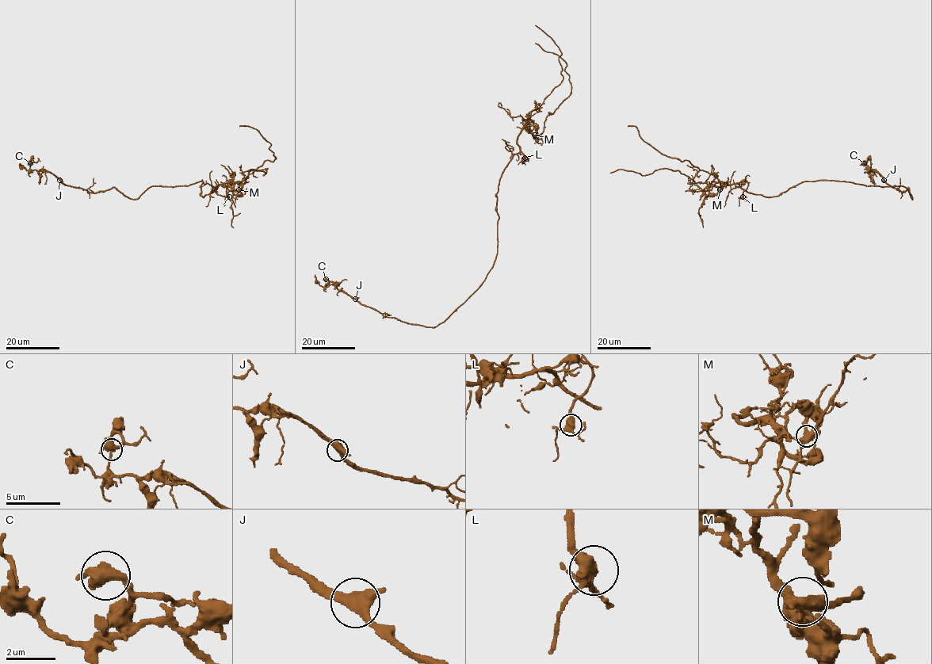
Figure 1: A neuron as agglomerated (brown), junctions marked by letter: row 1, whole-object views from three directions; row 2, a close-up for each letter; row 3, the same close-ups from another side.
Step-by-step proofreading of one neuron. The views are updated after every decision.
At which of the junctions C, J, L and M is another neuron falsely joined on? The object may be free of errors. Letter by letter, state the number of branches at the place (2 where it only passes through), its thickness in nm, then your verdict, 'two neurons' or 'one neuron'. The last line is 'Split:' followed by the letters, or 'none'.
C: branches 3; calibre 440 nm; one neuron
J: branches 3; calibre 440 nm; one neuron
L: branches 3; calibre 440 nm; one neuron
M: branches 3; calibre 440 nm; two neurons
Split: M

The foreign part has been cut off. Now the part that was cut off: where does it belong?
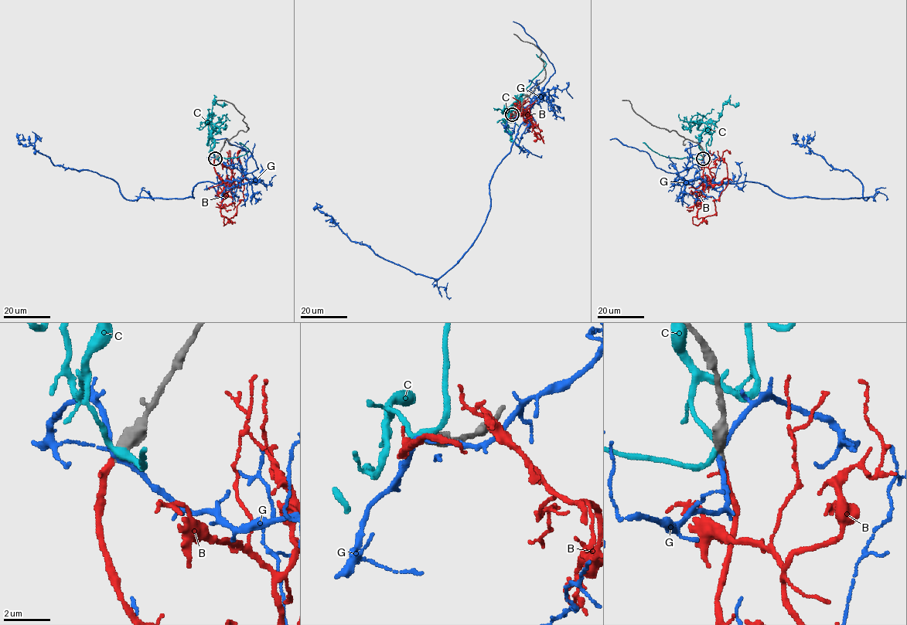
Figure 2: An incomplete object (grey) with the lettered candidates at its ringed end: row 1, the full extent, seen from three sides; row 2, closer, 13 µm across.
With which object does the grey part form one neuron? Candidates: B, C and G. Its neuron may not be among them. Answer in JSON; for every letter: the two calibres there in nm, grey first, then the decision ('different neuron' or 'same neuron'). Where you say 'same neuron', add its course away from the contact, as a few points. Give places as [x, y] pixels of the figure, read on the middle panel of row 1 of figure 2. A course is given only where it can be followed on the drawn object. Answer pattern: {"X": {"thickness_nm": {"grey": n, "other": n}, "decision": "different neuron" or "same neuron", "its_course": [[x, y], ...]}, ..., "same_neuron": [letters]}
{"B": {"thickness_nm": {"grey": 400, "other": 200}, "decision": "same neuron", "its_course": [[512, 114], [530, 113], [517, 110], [522, 109], [520, 104], [520, 109], [532, 117]]}, "C": {"thickness_nm": {"grey": 600, "other": 280}, "decision": "different neuron"}, "G": {"thickness_nm": {"grey": 420, "other": 200}, "decision": "different neuron"}, "same_neuron": ["B"]}

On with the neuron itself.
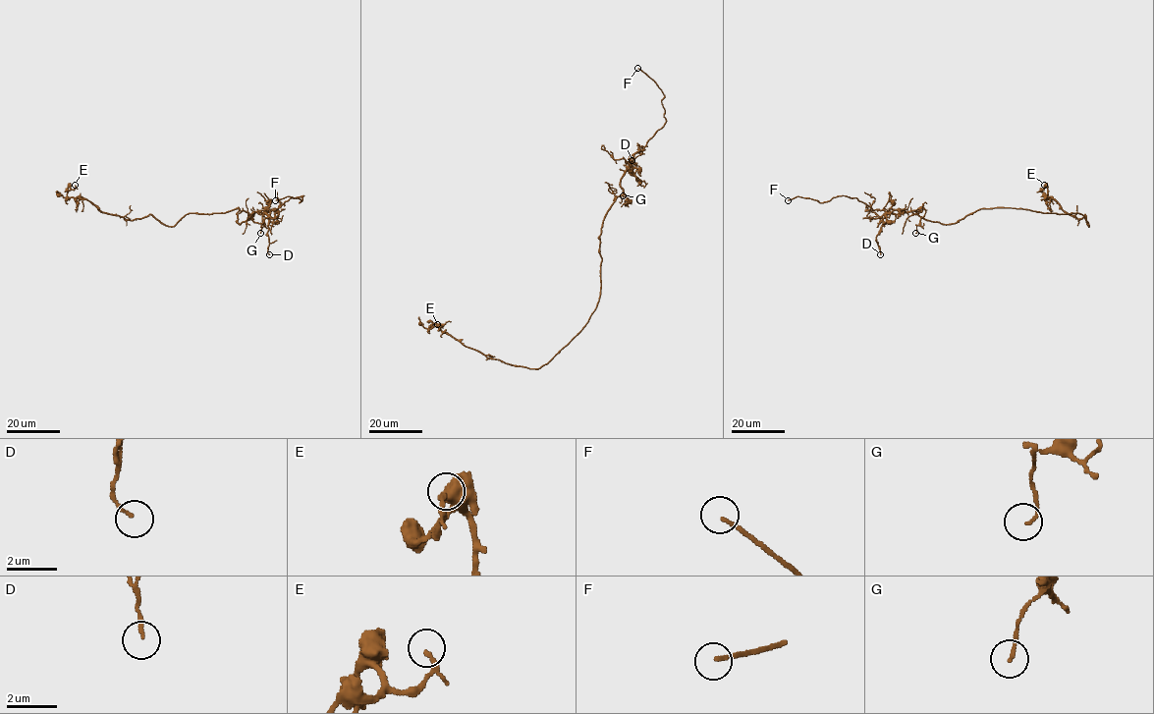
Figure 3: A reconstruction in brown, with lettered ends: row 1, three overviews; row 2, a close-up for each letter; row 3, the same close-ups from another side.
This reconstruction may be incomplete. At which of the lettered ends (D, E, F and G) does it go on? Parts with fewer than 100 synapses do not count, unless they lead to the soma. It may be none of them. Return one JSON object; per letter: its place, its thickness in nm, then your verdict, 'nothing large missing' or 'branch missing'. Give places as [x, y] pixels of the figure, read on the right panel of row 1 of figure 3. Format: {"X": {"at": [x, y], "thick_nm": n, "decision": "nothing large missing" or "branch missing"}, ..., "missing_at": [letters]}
{"D": {"at": [880, 254], "thick_nm": 100, "decision": "nothing large missing"}, "E": {"at": [1044, 185], "thick_nm": 110, "decision": "nothing large missing"}, "F": {"at": [788, 200], "thick_nm": 130, "decision": "branch missing"}, "G": {"at": [915, 233], "thick_nm": 110, "decision": "nothing large missing"}, "missing_at": ["F"]}

